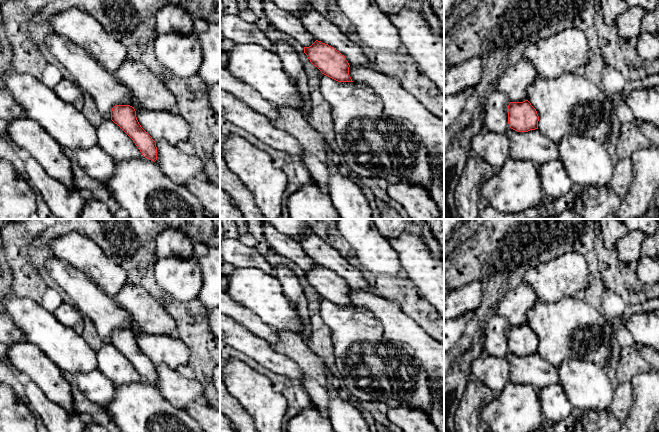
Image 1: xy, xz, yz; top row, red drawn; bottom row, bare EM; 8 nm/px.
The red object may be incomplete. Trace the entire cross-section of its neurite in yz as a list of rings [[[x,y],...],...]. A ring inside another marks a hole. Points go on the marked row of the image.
[[[566,72],[555,79],[538,76],[527,88],[527,99],[510,102],[508,105],[509,127],[517,132],[538,129],[543,135],[558,144],[566,135],[588,137],[604,144],[611,137],[609,109],[615,97],[605,94],[603,89],[586,77]]]

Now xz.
[[[316,40],[311,46],[304,47],[304,53],[310,62],[322,73],[318,87],[322,96],[332,108],[334,138],[336,145],[345,157],[345,164],[362,177],[379,177],[387,180],[389,183],[418,185],[428,190],[432,182],[429,155],[413,125],[406,119],[386,116],[384,103],[380,96],[371,87],[352,81],[349,75],[350,65],[348,61],[334,47]]]

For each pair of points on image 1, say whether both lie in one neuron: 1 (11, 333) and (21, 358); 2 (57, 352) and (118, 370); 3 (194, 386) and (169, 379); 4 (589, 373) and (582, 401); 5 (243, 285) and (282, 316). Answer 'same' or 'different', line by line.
1: same
2: different
3: same
4: same
5: same

